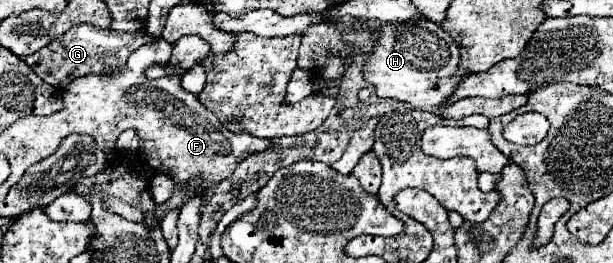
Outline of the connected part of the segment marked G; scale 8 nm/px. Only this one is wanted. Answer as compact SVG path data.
M78 24L70 28L66 34L62 34L58 40L52 40L46 48L30 54L26 58L26 64L48 84L56 88L64 88L70 80L78 76L112 76L116 70L120 70L128 56L140 48L142 44L148 44L156 38L152 38L146 30L144 32L116 32L116 30L98 30L92 24Z

